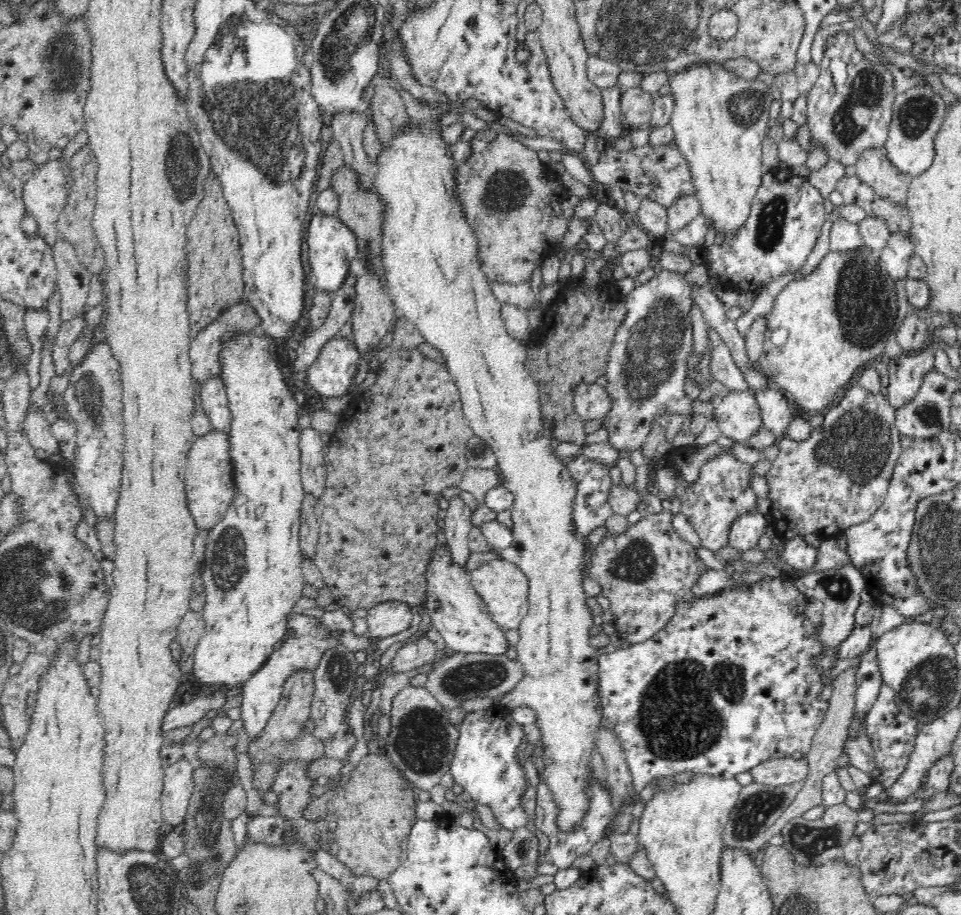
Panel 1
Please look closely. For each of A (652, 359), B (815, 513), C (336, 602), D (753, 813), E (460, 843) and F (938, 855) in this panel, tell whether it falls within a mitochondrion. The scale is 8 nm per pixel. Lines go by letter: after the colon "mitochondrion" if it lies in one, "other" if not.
A: mitochondrion
B: other
C: other
D: mitochondrion
E: other
F: other

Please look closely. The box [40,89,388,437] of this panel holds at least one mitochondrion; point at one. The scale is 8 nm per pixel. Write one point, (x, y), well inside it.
(184, 164)

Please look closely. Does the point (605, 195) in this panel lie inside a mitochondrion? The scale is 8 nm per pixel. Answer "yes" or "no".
no

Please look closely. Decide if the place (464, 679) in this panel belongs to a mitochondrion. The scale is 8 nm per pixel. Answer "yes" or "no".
yes

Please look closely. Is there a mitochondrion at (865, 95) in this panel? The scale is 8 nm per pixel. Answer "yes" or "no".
yes

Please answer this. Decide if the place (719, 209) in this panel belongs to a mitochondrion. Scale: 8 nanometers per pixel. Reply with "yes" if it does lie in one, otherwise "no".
no

